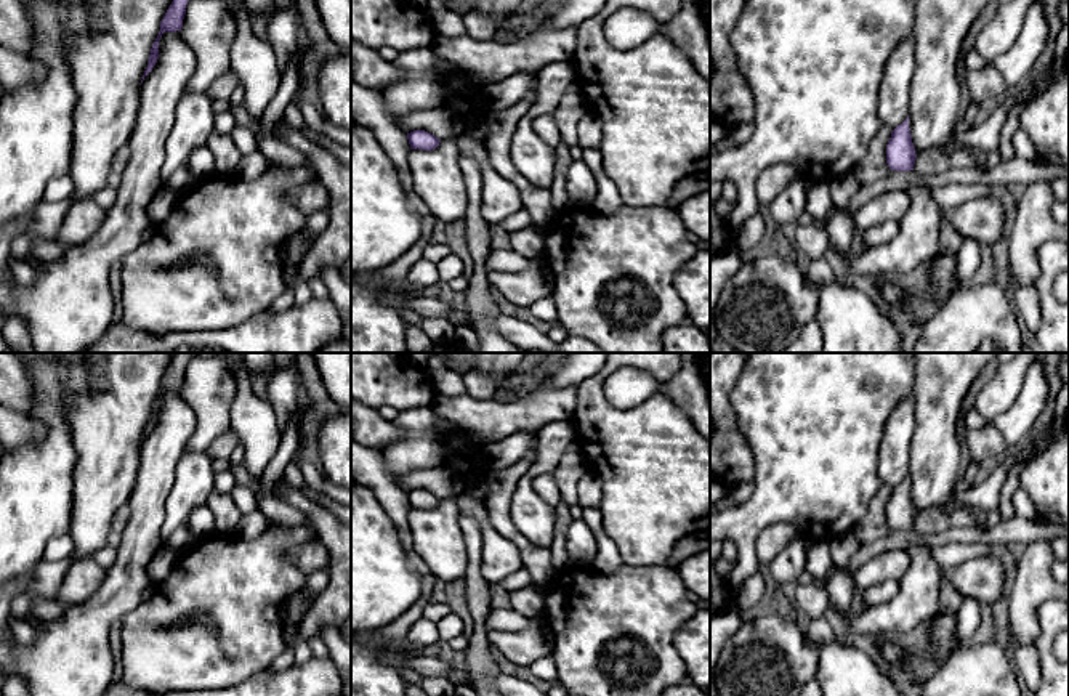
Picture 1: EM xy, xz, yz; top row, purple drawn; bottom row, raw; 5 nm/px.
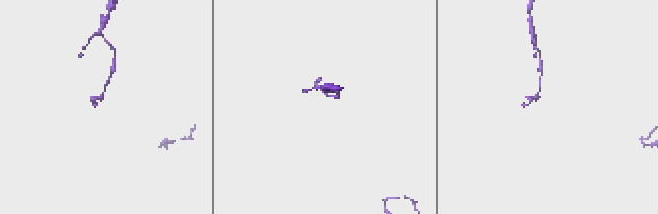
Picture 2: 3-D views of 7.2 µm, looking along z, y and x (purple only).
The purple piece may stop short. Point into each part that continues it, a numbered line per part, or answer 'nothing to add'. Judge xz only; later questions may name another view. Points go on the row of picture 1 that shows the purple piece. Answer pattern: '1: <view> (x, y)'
nothing to add

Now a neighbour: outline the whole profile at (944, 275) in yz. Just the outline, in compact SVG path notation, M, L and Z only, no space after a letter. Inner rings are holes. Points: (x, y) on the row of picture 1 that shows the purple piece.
M938 253L933 260L933 295L936 300L949 298L958 287L957 257Z

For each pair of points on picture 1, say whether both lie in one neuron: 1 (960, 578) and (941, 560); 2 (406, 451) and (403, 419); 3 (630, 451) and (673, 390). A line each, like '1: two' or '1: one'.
1: two
2: one
3: two

